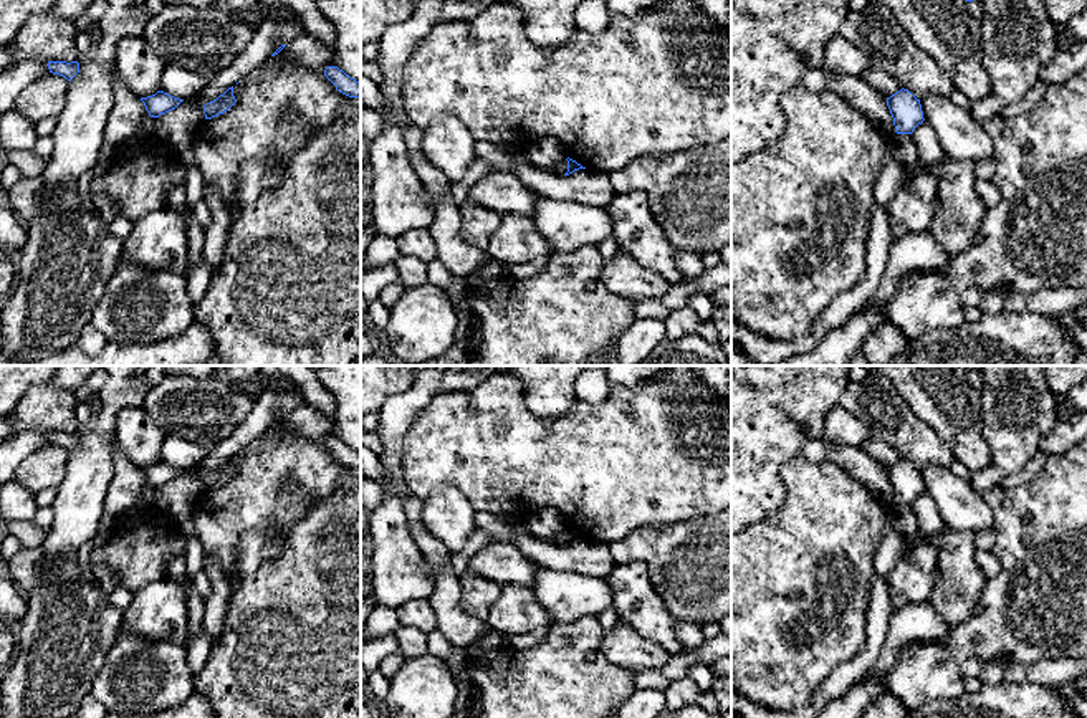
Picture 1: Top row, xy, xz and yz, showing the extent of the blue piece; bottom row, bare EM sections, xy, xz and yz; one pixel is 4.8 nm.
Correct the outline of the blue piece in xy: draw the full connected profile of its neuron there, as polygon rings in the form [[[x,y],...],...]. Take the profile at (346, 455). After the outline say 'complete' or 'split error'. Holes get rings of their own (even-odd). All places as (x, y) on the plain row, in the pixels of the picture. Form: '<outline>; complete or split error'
[[[328,437],[324,447],[336,457],[336,460],[349,468],[361,468],[361,452],[356,452],[338,437]]]; complete

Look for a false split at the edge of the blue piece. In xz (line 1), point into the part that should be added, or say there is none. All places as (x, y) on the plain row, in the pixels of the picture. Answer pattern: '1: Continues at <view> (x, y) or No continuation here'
1: No continuation here

